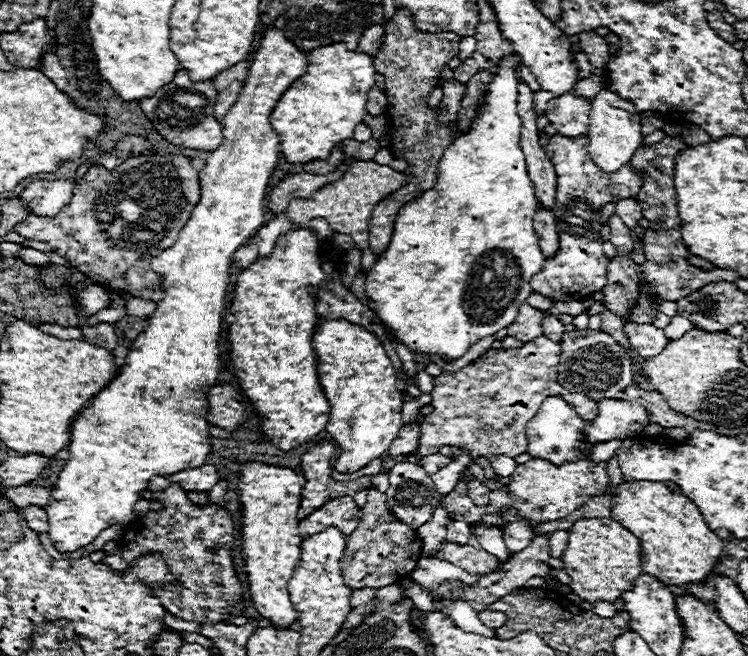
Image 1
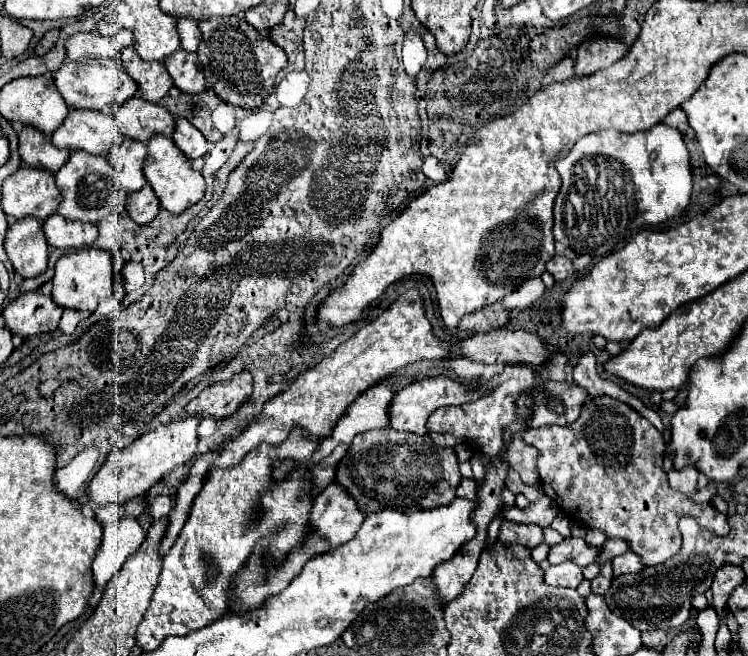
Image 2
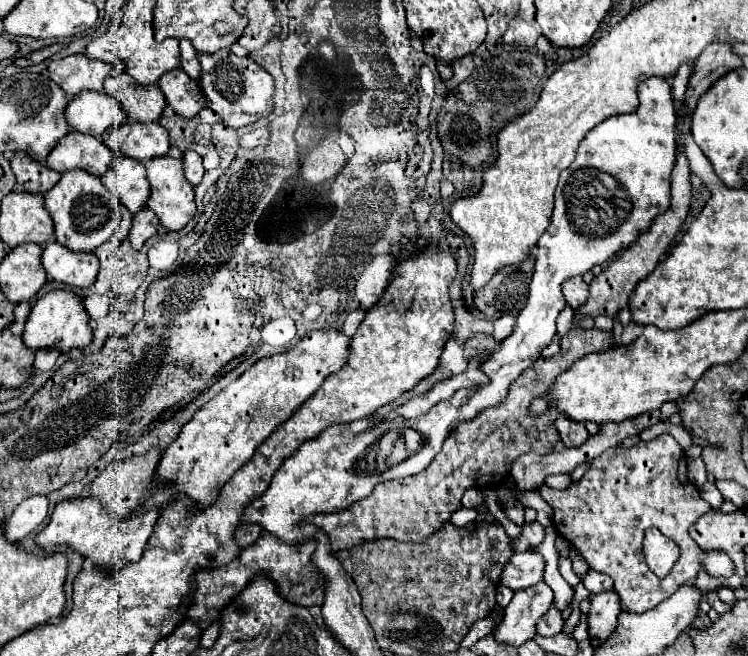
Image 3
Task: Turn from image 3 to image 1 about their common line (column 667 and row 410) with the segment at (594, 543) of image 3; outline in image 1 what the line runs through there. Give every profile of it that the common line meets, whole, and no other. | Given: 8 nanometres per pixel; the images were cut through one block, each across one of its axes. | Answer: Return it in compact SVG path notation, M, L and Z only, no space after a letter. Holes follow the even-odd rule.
M540 336L538 340L526 342L522 348L490 348L476 362L470 362L458 372L434 376L434 390L430 392L434 412L424 418L420 444L414 452L430 456L436 454L440 446L456 446L468 450L472 460L486 458L492 462L496 456L516 458L528 452L526 422L546 396L562 396L568 404L574 404L584 420L594 420L598 416L598 402L562 388L558 384L558 364L560 344Z

